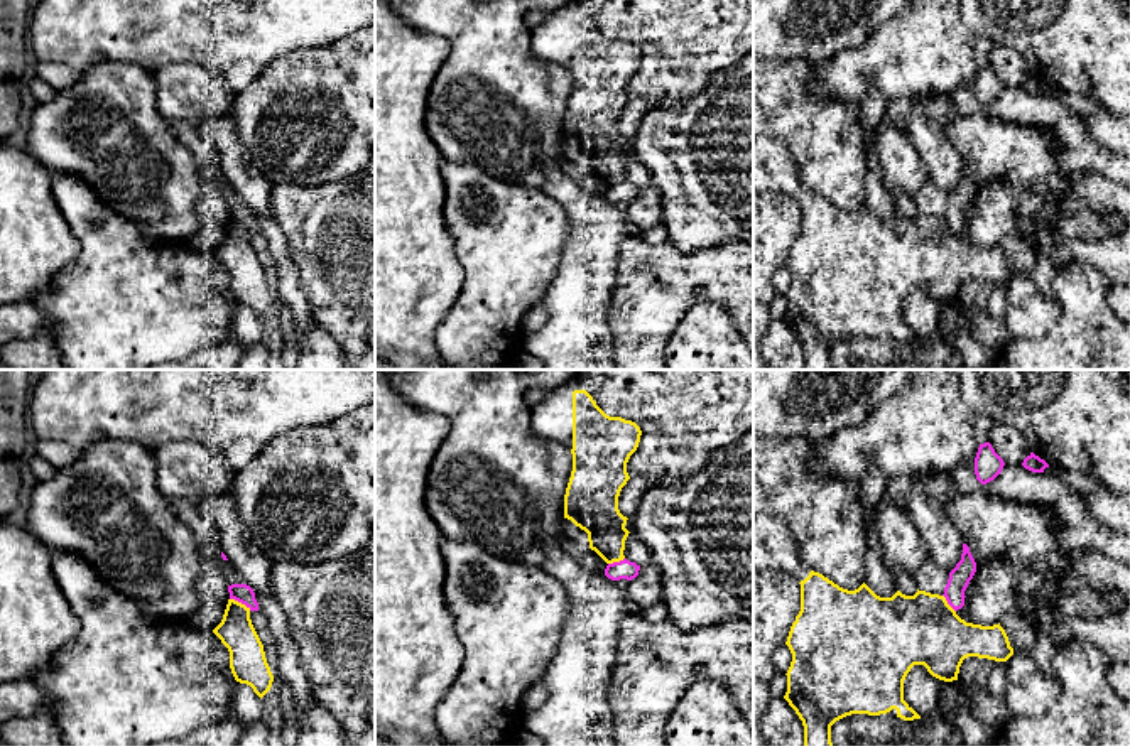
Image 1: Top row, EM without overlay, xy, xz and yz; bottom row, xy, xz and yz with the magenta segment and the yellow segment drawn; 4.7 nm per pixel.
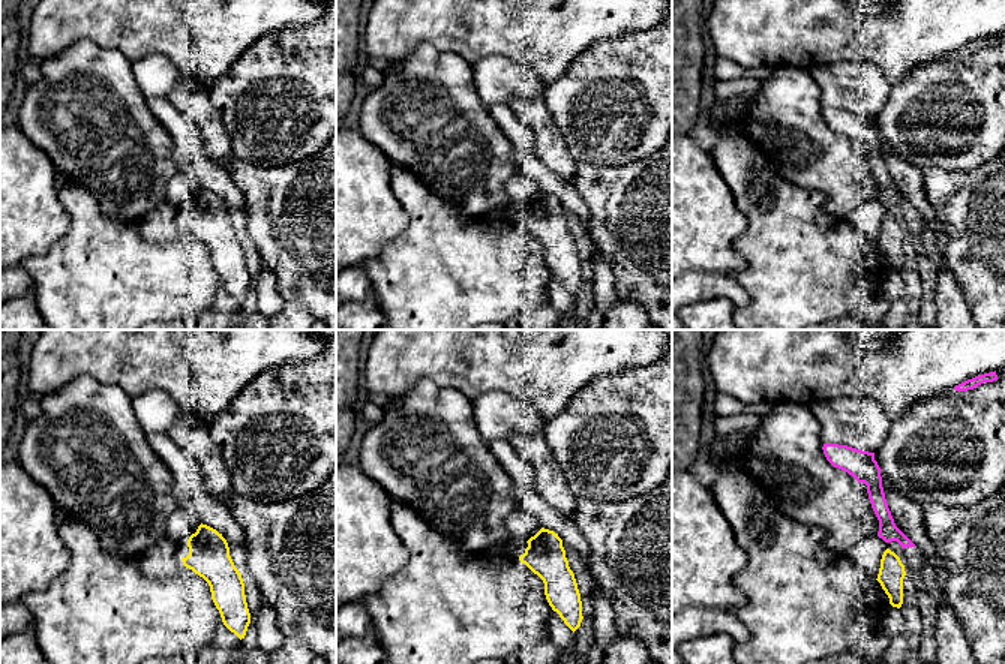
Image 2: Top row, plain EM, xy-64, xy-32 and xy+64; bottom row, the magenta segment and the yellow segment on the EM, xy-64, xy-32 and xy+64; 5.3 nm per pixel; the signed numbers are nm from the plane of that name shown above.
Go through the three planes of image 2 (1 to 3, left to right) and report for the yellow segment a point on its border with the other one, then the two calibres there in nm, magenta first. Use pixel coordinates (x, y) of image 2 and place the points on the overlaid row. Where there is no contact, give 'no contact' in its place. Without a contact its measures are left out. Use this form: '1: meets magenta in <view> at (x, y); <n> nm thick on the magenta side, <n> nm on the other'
1: no contact
2: no contact
3: no contact

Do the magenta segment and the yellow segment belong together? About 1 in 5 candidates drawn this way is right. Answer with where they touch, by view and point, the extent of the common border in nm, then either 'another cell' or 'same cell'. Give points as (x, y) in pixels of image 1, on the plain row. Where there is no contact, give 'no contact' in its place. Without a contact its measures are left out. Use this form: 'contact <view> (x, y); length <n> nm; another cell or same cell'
contact xy (240, 223); length 120 nm; another cell

